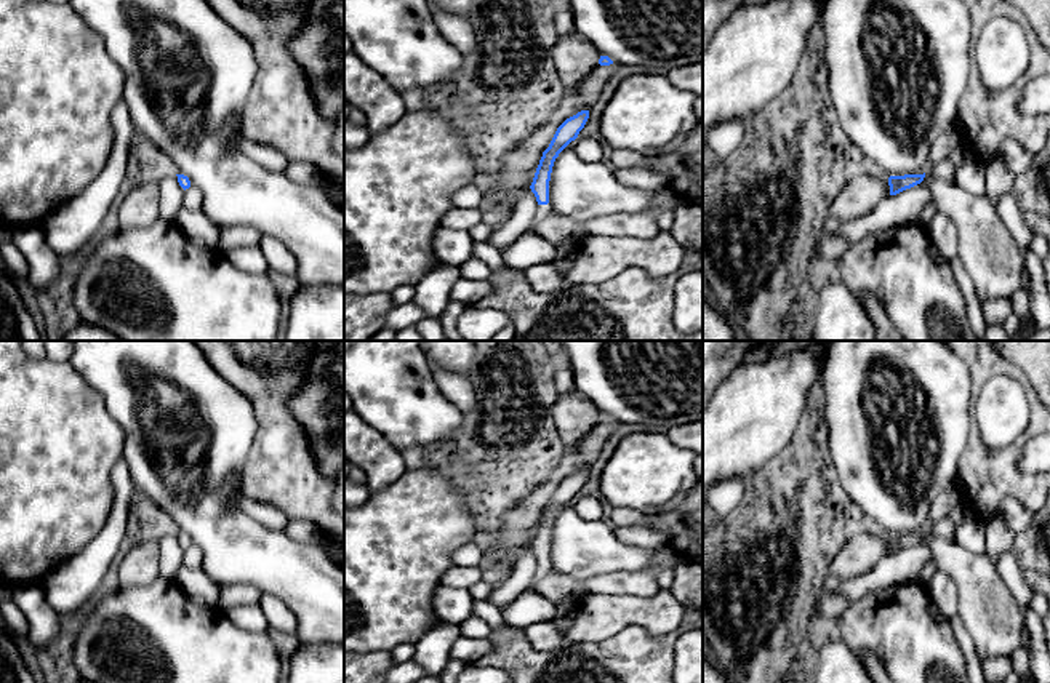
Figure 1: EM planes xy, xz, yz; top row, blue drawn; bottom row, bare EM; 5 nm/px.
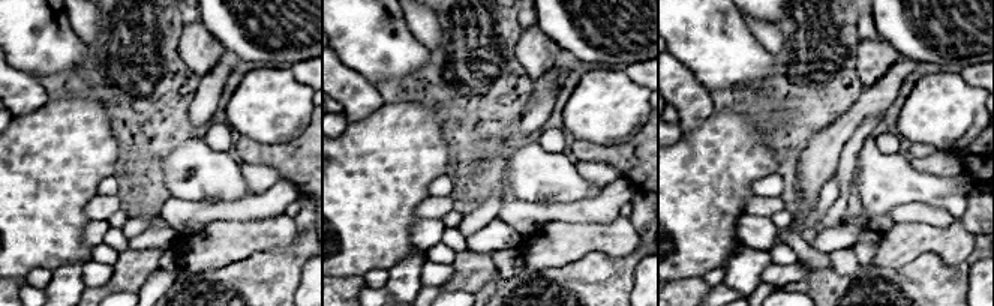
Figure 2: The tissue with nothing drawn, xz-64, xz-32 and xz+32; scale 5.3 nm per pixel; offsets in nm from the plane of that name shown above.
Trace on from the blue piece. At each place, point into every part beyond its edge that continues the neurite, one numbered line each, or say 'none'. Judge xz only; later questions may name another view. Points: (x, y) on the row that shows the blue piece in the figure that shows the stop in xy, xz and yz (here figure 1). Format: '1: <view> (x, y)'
1: xz (541, 210)

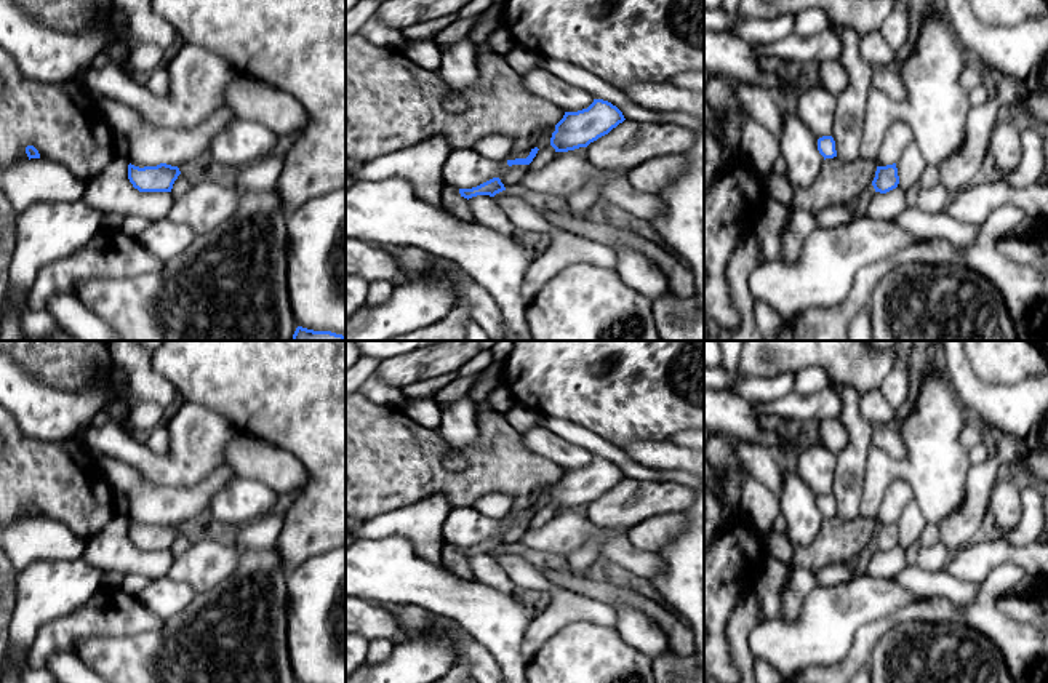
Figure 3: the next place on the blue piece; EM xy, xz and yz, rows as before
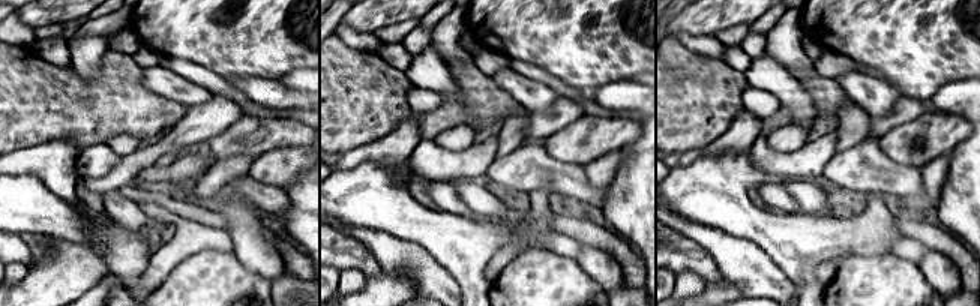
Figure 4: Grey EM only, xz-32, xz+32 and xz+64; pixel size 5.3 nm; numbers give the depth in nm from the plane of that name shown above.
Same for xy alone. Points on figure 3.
none

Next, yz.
none

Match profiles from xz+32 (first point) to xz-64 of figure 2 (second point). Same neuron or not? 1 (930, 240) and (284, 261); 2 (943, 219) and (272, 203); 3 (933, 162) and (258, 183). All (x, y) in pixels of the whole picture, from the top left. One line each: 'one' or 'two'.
1: two
2: one
3: one

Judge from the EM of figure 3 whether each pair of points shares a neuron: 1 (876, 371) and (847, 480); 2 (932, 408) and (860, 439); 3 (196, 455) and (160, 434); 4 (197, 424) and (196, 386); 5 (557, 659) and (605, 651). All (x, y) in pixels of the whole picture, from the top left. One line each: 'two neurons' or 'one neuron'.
1: two neurons
2: two neurons
3: two neurons
4: two neurons
5: one neuron

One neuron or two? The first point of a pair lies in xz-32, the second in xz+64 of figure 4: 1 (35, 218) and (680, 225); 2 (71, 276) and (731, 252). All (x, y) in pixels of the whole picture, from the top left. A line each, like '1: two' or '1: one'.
1: two
2: two

